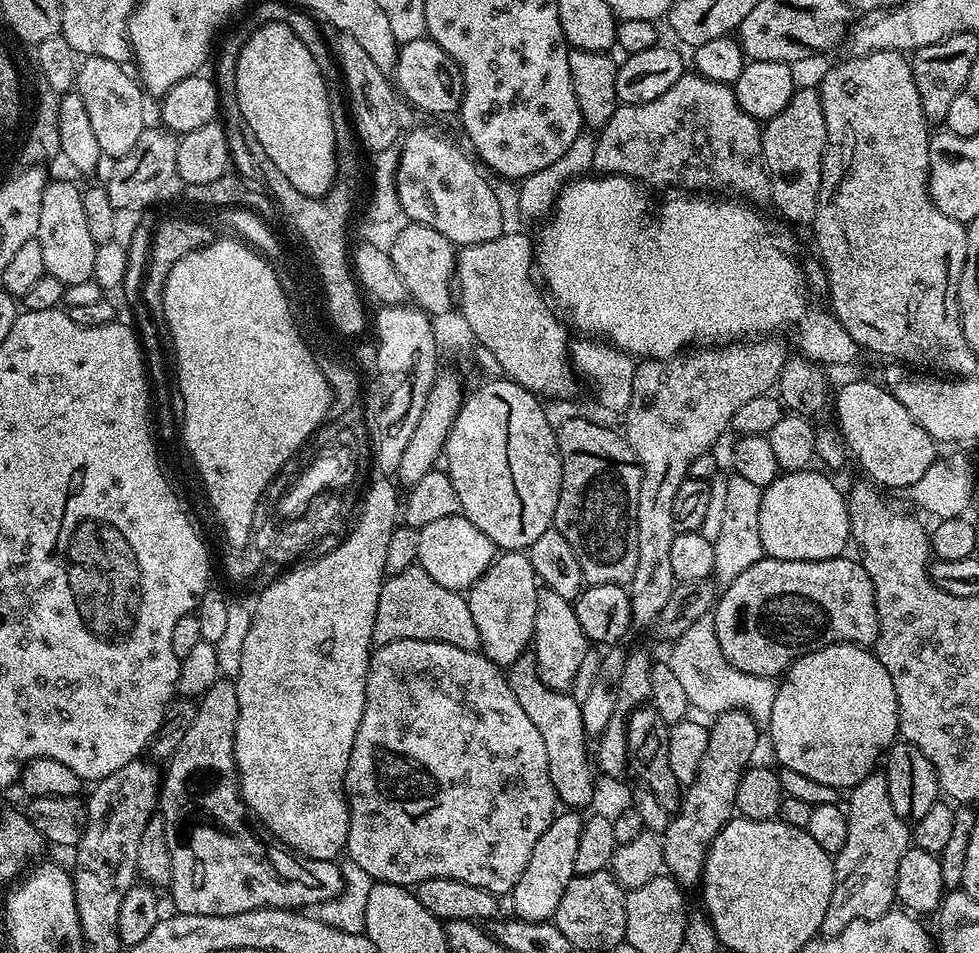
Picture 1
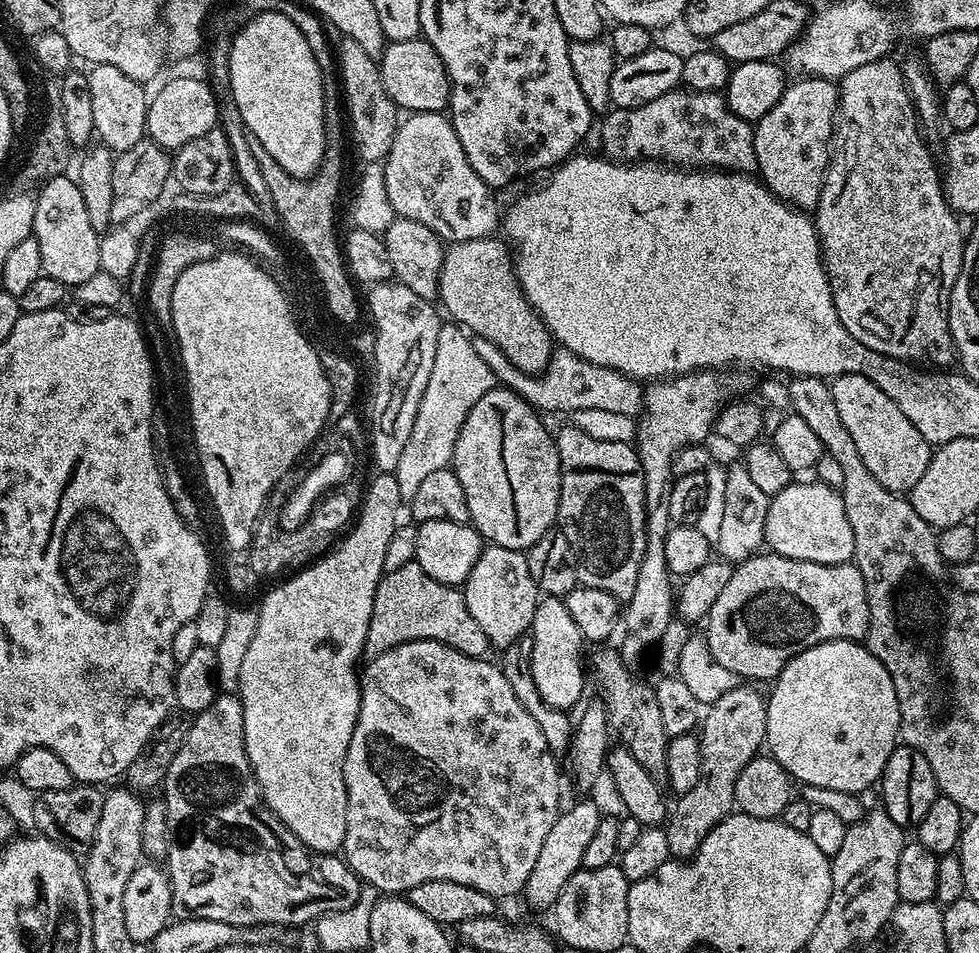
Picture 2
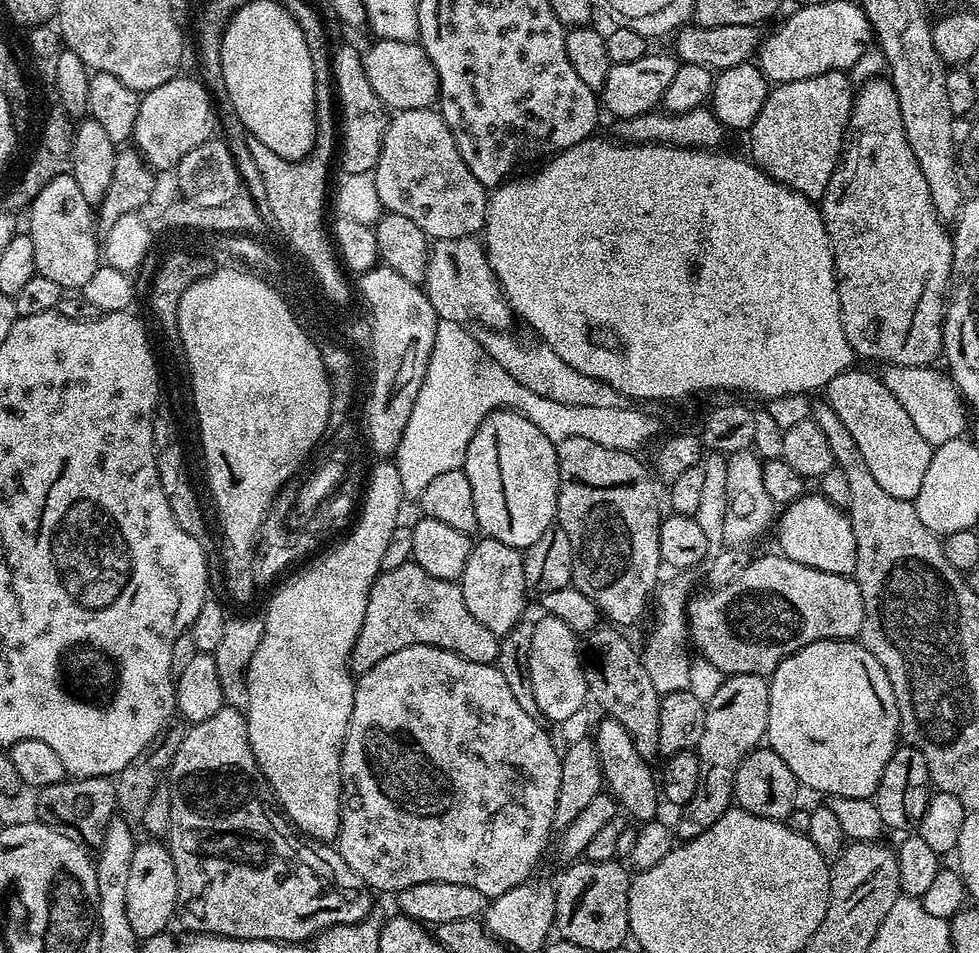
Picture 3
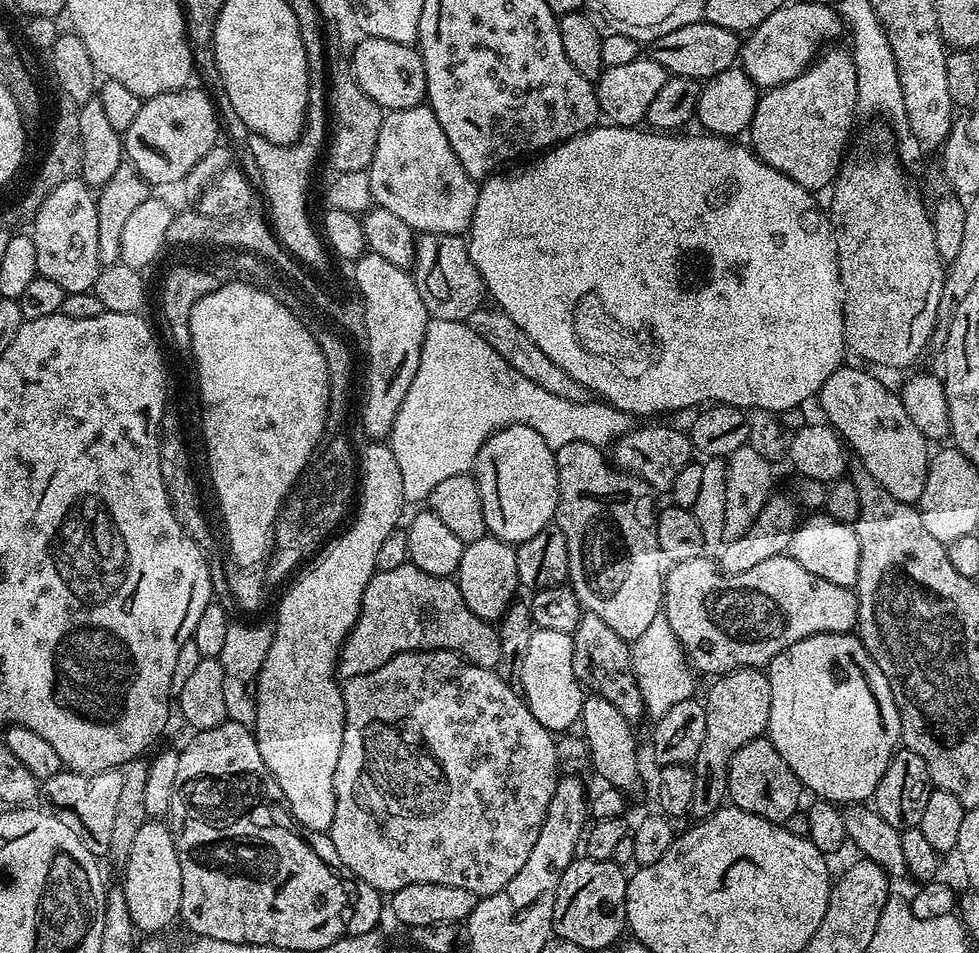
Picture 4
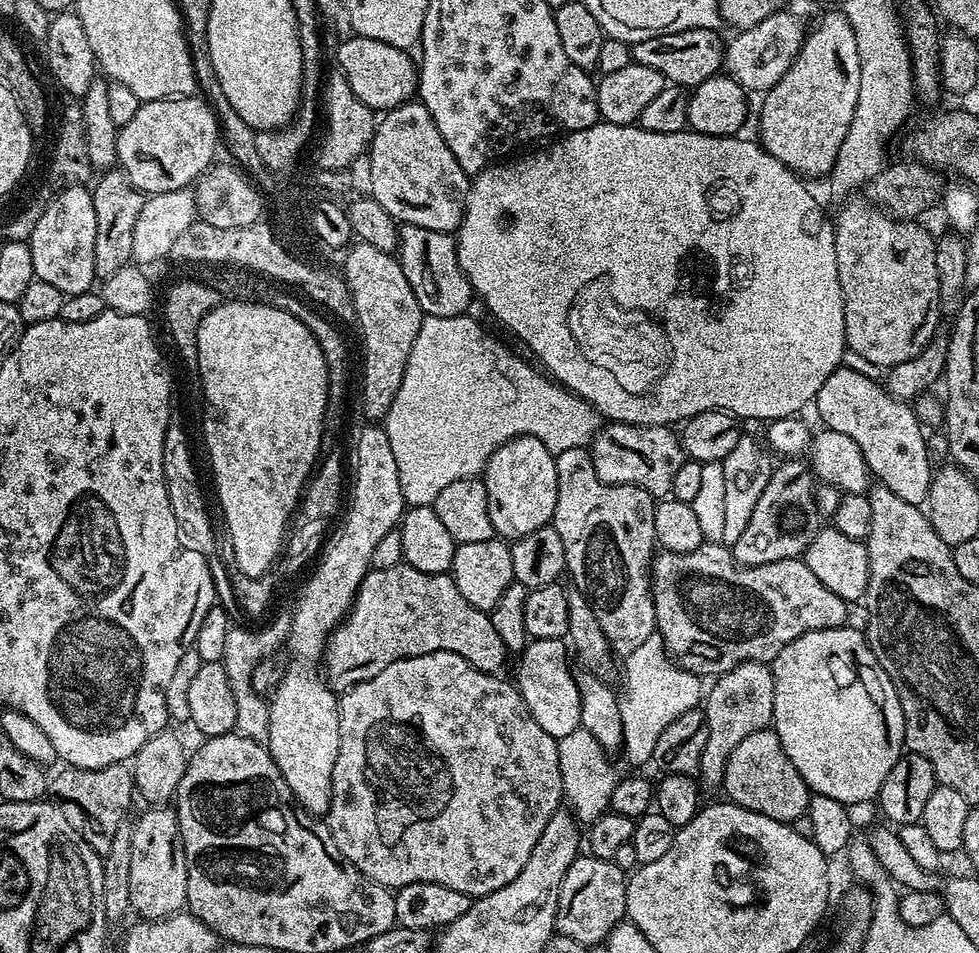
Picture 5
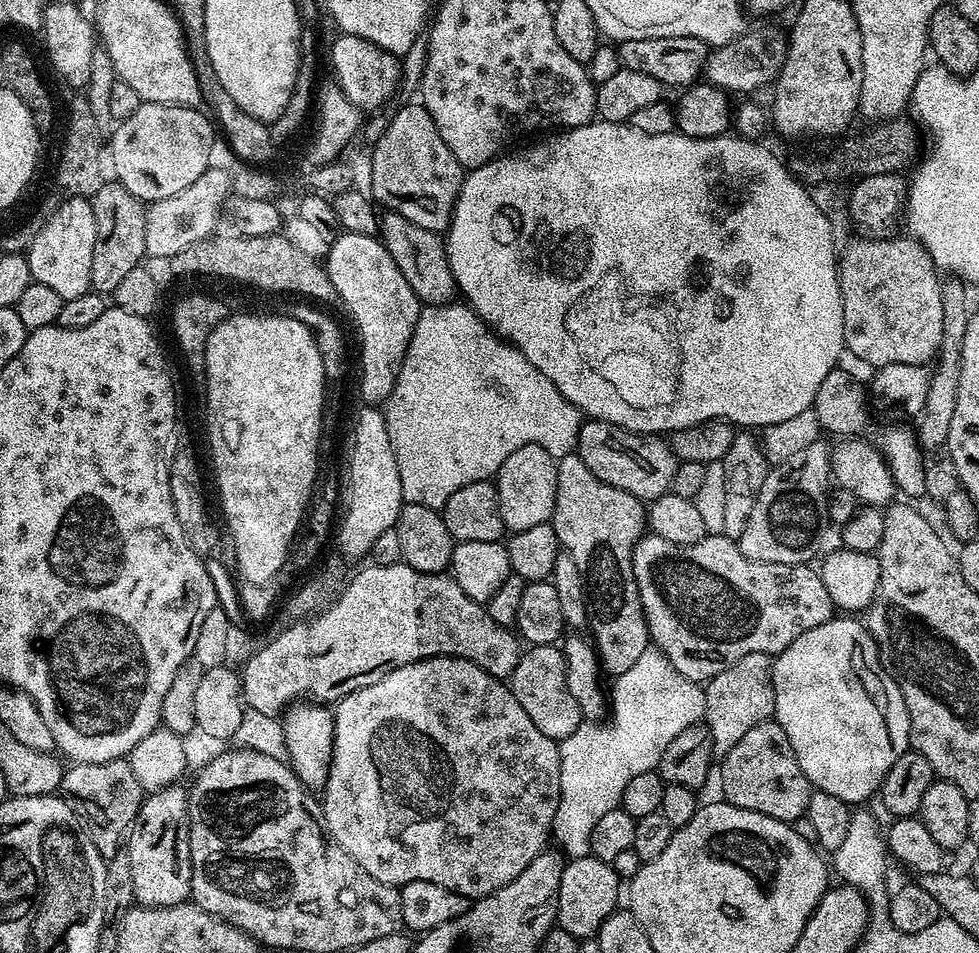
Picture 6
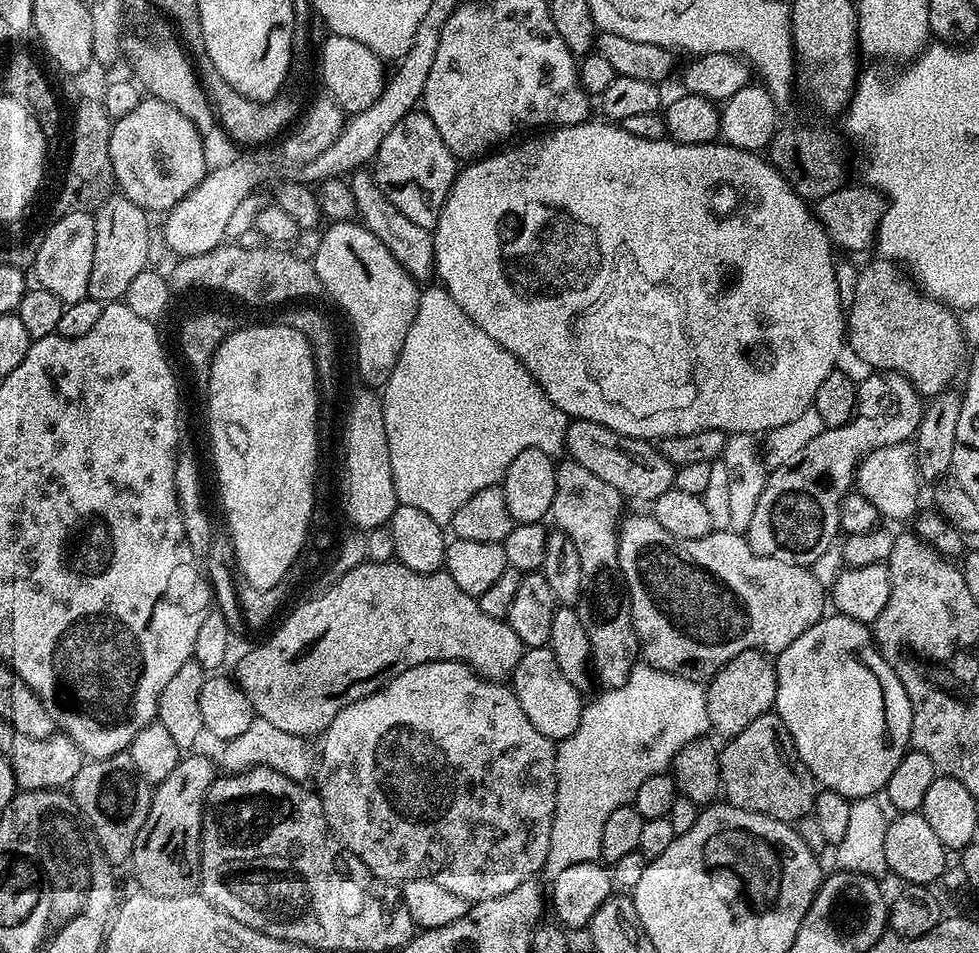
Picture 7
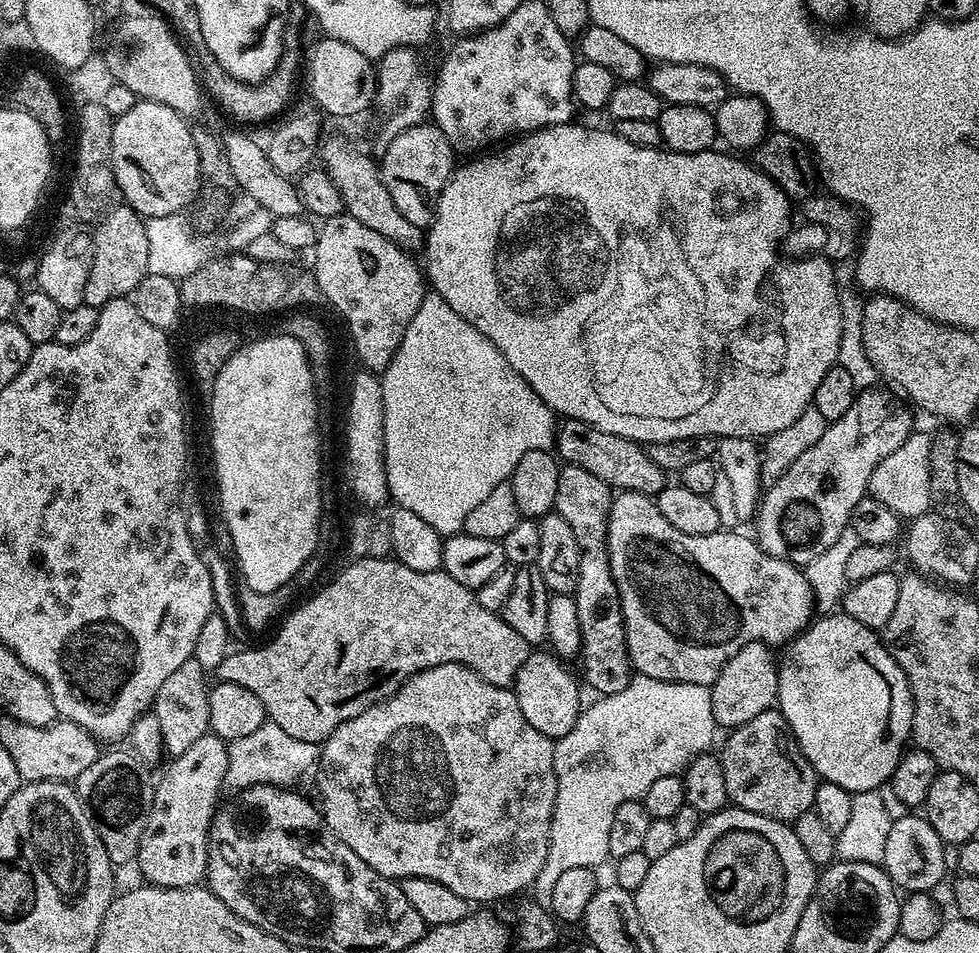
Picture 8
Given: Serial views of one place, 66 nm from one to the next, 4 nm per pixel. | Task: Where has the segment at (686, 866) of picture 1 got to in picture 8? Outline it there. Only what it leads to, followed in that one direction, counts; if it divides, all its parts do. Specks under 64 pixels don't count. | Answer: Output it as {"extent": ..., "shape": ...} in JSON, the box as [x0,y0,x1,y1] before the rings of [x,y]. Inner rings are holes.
{"extent":[712,642,778,730],"shape":[[[746,642],[738,654],[734,654],[720,667],[712,689],[712,709],[717,725],[731,730],[758,718],[767,708],[777,703],[778,660],[772,657],[773,649],[762,642]]]}

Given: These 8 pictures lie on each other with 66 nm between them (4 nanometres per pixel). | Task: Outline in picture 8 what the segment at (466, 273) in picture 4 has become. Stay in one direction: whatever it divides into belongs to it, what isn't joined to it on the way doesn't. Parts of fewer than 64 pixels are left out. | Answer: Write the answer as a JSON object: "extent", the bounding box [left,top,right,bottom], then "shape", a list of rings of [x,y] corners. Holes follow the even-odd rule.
{"extent":[318,136,426,254],"shape":[[[332,136],[323,141],[318,153],[322,167],[329,178],[338,186],[342,194],[344,212],[358,218],[362,226],[370,226],[370,230],[382,234],[382,238],[390,238],[399,248],[409,254],[416,254],[423,249],[426,243],[425,233],[414,222],[408,221],[394,206],[394,198],[390,198],[390,190],[380,181],[380,165],[375,159],[371,160],[360,148],[355,148],[344,136]]]}

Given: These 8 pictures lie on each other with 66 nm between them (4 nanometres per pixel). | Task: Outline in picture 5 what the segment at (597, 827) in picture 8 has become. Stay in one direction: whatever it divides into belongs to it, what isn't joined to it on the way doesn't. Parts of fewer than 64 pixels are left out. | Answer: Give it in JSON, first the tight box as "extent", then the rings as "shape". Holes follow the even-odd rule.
{"extent":[558,634,702,826],"shape":[[[659,634],[646,638],[642,646],[637,646],[634,654],[623,657],[622,660],[622,680],[624,676],[624,692],[619,693],[619,701],[622,716],[622,730],[624,731],[623,754],[628,755],[628,760],[632,764],[648,764],[654,754],[654,746],[658,746],[658,737],[678,714],[686,714],[686,710],[697,707],[702,700],[702,688],[700,692],[701,677],[681,668],[668,651],[664,649],[664,643]],[[583,727],[576,728],[574,734],[566,734],[566,738],[558,741],[558,766],[562,770],[564,800],[581,825],[587,826],[609,811],[618,773],[607,759],[605,751]]]}

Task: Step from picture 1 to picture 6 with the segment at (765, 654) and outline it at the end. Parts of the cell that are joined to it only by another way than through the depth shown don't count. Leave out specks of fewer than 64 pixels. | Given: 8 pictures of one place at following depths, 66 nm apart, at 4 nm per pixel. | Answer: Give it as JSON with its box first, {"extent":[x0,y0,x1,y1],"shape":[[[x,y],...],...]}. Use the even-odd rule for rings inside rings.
{"extent":[632,534,834,682],"shape":[[[645,534],[634,546],[632,565],[634,566],[634,578],[638,582],[642,610],[648,623],[648,635],[651,643],[657,652],[666,657],[670,666],[674,666],[674,670],[678,670],[678,674],[697,682],[714,679],[719,672],[726,670],[726,666],[734,666],[734,662],[738,662],[738,658],[746,658],[746,654],[766,654],[775,658],[782,650],[786,650],[786,646],[790,646],[790,642],[794,642],[794,638],[798,638],[798,634],[806,634],[806,630],[814,630],[814,626],[822,626],[822,622],[833,619],[834,616],[830,593],[826,591],[826,586],[822,586],[822,578],[815,567],[809,566],[807,563],[784,565],[747,560],[742,554],[739,543],[724,535],[707,535],[703,540],[694,542],[690,546],[678,546],[674,542],[666,542],[666,538]]]}

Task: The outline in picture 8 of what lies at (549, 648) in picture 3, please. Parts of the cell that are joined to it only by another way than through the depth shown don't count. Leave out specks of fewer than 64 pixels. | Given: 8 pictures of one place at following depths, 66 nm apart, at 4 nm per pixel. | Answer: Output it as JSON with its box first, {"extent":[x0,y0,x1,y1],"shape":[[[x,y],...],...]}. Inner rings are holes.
{"extent":[514,651,582,738],"shape":[[[529,651],[526,662],[522,662],[522,670],[518,670],[514,691],[518,698],[518,706],[522,706],[522,714],[526,714],[526,722],[534,726],[534,730],[542,730],[542,734],[559,738],[574,730],[574,722],[582,711],[580,704],[580,688],[576,680],[563,668],[561,661],[551,651]]]}

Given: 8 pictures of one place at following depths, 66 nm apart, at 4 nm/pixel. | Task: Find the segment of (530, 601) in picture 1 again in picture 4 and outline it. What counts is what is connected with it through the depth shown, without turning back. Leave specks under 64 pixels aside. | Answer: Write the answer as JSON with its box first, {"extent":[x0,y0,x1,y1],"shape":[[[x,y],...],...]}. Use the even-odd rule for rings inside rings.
{"extent":[454,534,520,622],"shape":[[[491,534],[478,538],[478,542],[466,544],[462,562],[456,568],[454,579],[466,606],[470,606],[470,610],[474,610],[478,618],[499,622],[512,601],[517,599],[520,588],[515,547]]]}

